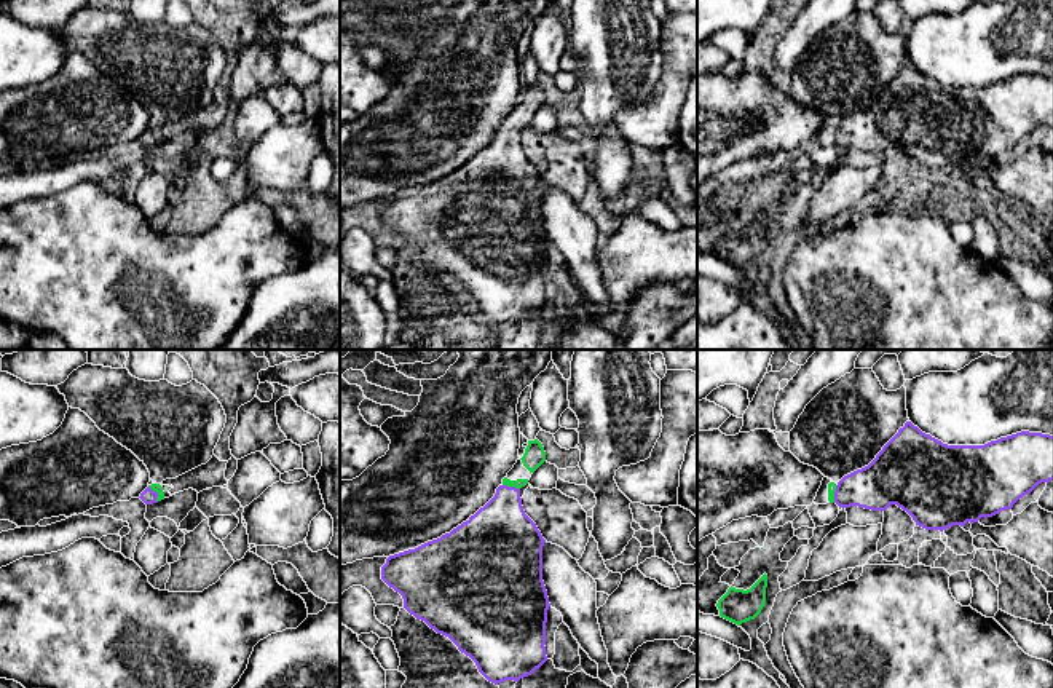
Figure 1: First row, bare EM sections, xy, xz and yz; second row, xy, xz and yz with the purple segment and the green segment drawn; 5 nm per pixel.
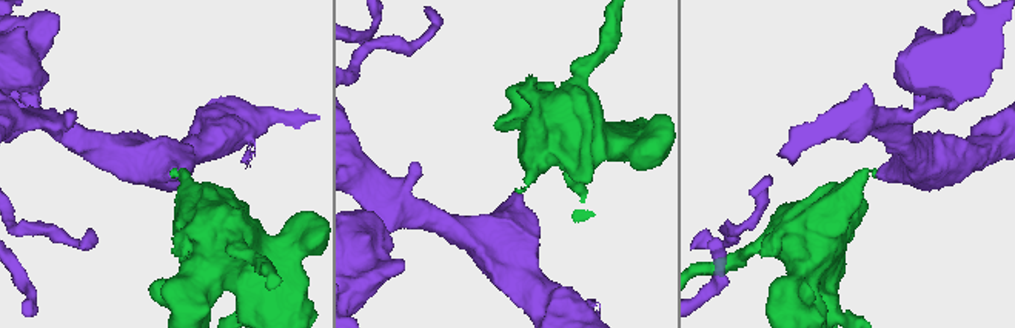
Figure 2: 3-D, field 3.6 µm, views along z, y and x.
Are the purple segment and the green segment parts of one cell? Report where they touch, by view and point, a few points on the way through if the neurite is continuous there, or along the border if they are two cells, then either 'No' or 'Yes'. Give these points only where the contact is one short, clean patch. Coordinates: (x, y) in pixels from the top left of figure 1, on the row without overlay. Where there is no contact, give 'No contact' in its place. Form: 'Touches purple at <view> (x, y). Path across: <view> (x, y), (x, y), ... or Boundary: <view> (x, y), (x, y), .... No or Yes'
Touches purple at xz (511, 130). Path across: xz (500, 177), (511, 130), (520, 125). Yes

